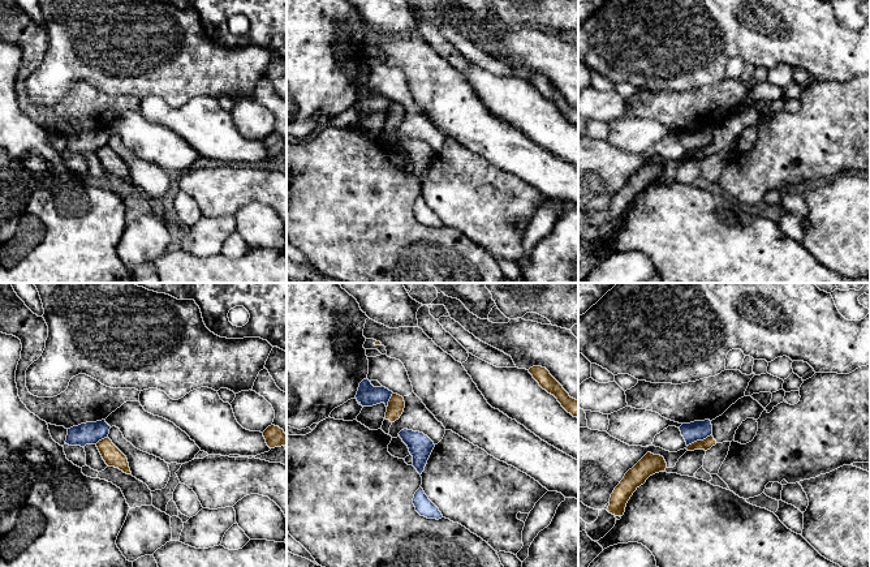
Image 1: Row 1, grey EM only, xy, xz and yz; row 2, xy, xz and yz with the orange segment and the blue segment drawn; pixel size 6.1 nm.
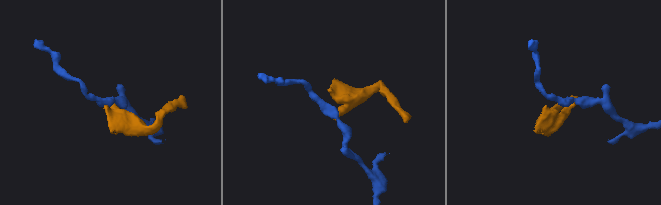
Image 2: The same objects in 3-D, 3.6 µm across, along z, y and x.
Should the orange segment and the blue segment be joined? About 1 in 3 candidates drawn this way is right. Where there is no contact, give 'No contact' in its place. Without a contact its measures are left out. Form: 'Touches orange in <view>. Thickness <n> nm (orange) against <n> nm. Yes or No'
Touches orange in yz. Thickness 70 nm (orange) against 130 nm. No

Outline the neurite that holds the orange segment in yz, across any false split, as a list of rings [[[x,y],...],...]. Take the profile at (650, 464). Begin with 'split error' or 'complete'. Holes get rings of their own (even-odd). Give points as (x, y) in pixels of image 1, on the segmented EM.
complete; [[[647,452],[632,469],[629,469],[610,498],[607,511],[615,516],[623,516],[633,493],[646,480],[659,472],[664,472],[667,463],[663,456]]]

